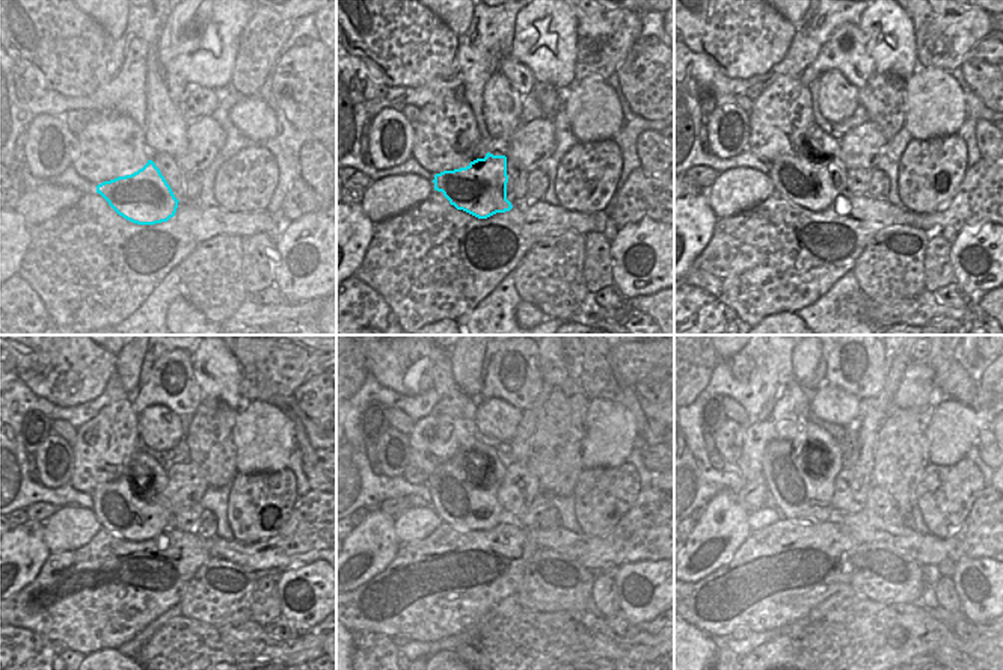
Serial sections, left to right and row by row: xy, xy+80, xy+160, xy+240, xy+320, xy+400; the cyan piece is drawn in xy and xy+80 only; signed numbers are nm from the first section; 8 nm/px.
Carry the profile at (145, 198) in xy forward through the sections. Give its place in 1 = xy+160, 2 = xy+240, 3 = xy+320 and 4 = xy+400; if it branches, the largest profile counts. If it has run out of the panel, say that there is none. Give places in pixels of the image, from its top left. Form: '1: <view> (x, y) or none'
1: xy+160 (813, 183)
2: xy+240 (134, 515)
3: xy+320 (462, 501)
4: xy+400 (798, 494)

